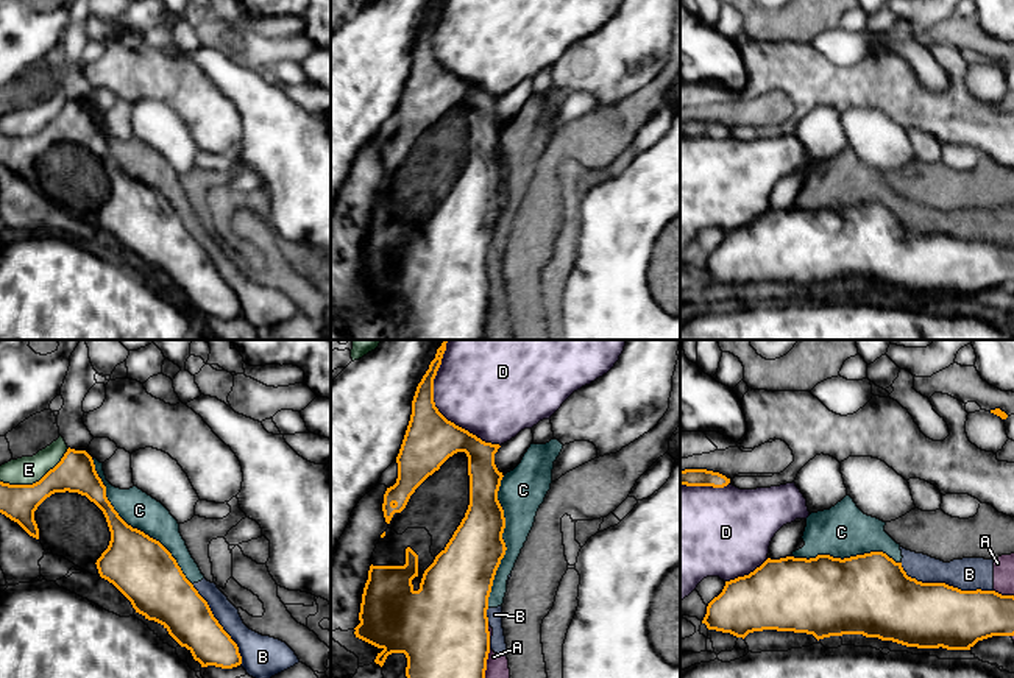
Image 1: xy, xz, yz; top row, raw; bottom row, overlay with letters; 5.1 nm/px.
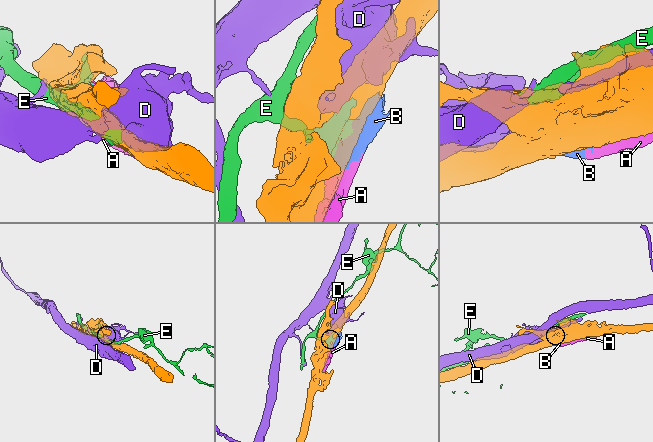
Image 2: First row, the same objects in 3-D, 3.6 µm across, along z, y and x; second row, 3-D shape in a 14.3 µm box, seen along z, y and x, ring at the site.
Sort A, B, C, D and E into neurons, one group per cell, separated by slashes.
A B C / D / E

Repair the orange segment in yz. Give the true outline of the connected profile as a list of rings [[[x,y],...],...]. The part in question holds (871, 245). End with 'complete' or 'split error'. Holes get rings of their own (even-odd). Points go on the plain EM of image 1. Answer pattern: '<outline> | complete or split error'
[[[883,203],[850,209],[768,209],[744,228],[725,232],[702,271],[708,281],[746,288],[763,281],[830,287],[863,285],[917,299],[970,301],[992,287],[1014,287],[1014,246],[961,242],[945,234],[922,234]]] | complete

